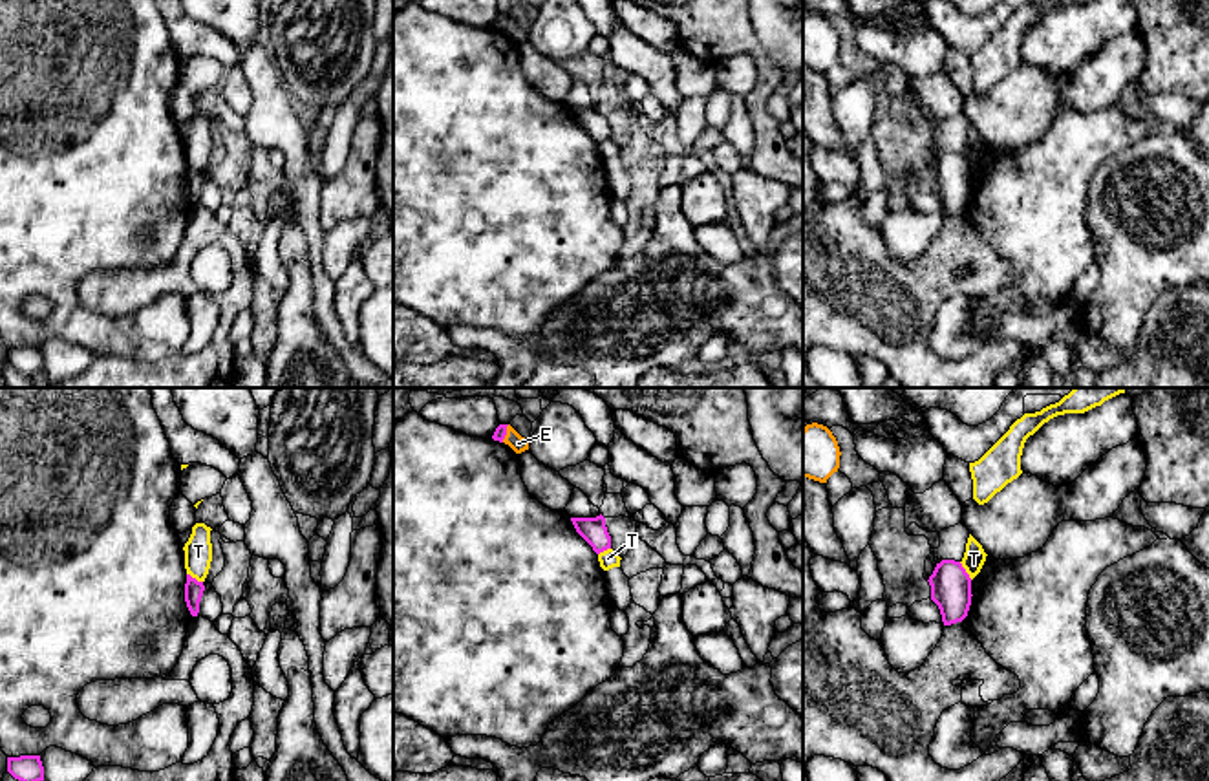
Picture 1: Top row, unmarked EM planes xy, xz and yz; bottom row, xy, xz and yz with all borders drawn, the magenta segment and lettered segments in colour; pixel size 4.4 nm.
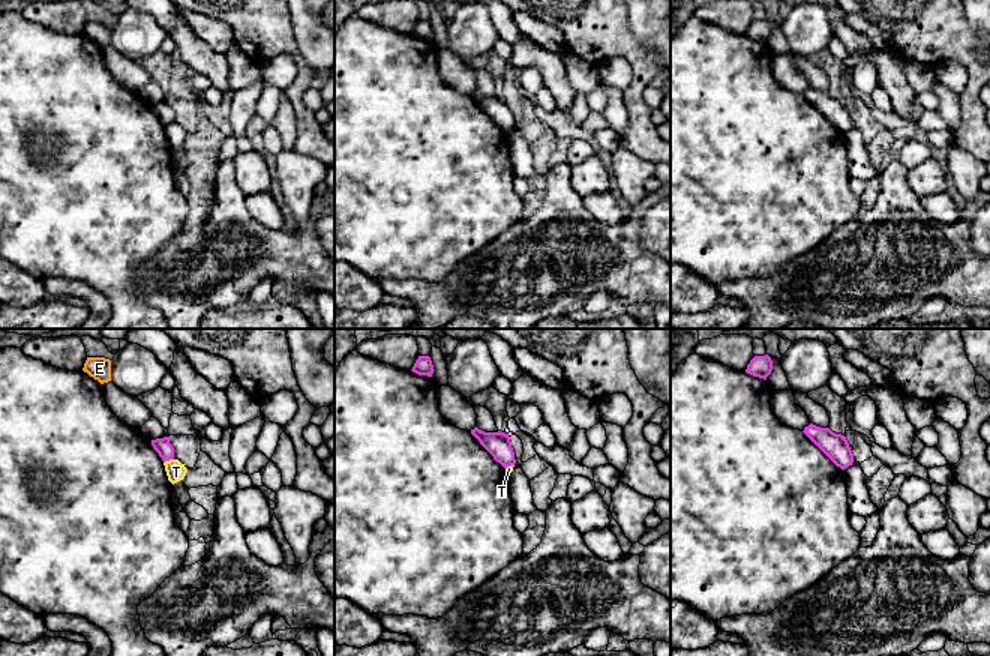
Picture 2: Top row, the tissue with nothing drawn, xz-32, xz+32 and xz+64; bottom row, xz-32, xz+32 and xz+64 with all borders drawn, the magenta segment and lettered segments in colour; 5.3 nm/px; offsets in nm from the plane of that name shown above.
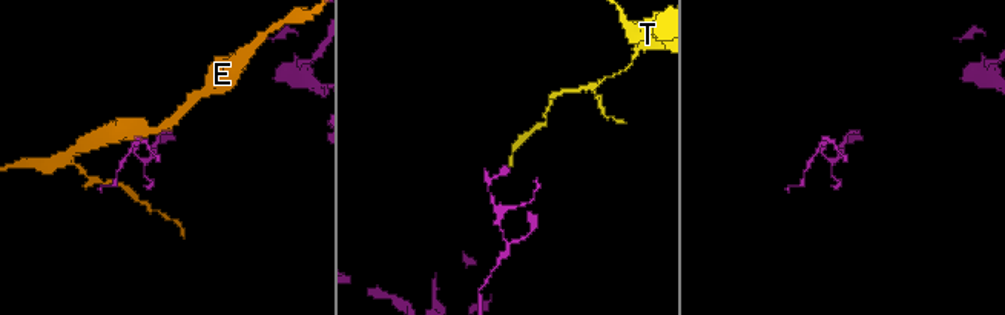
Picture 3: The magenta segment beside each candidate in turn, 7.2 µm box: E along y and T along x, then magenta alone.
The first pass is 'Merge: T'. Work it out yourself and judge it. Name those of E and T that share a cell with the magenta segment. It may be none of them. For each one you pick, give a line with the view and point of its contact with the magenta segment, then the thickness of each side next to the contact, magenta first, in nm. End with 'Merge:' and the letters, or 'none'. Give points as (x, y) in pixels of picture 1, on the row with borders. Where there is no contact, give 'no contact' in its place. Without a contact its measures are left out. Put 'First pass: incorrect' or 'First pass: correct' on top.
First pass: incorrect
Merge: none

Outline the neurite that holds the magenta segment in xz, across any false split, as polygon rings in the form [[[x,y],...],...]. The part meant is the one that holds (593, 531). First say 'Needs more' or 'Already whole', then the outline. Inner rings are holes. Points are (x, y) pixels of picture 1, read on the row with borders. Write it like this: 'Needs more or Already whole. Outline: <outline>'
Already whole. Outline: [[[571,518],[576,532],[593,547],[596,554],[611,549],[611,536],[605,527],[605,518]]]

